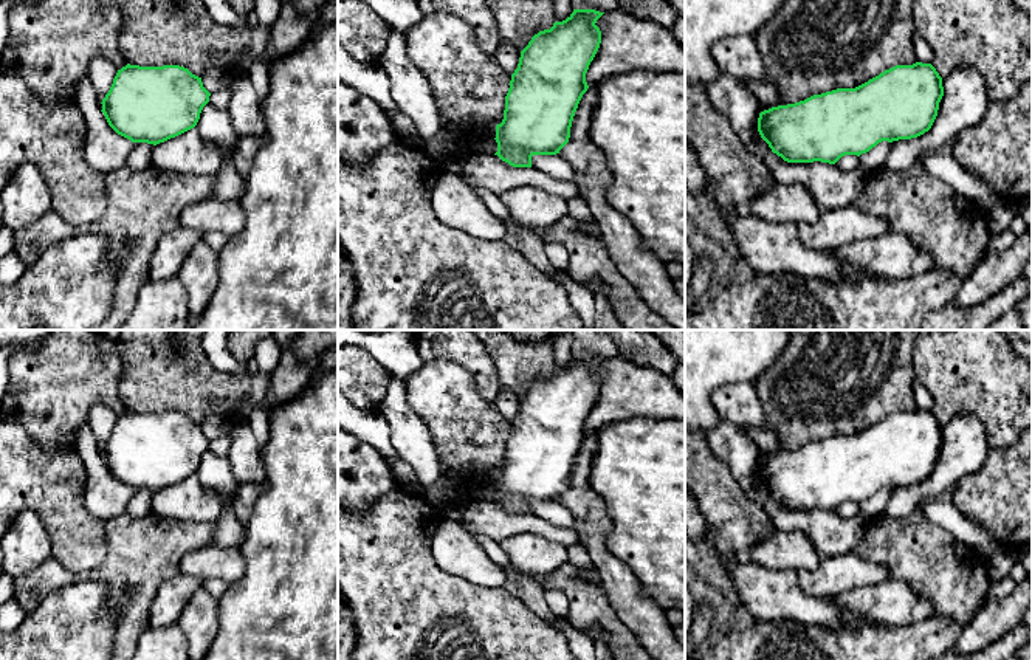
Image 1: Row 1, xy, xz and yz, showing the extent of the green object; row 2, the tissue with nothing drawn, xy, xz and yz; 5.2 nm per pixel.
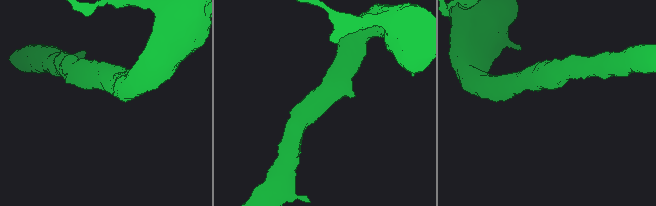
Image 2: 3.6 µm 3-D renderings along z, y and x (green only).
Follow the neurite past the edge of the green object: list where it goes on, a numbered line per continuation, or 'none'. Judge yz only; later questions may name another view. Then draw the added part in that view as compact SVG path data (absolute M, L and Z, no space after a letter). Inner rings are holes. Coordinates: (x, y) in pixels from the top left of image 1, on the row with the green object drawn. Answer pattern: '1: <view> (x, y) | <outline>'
none

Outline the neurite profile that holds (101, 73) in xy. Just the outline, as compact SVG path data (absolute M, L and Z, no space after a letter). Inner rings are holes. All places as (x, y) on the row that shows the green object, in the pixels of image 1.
M98 56L93 57L88 68L88 79L95 88L98 105L102 110L102 99L108 93L118 68L108 59Z

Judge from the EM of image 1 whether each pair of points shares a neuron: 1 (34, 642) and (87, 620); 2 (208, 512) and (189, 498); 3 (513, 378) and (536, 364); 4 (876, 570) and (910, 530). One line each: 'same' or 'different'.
1: same
2: same
3: same
4: different

